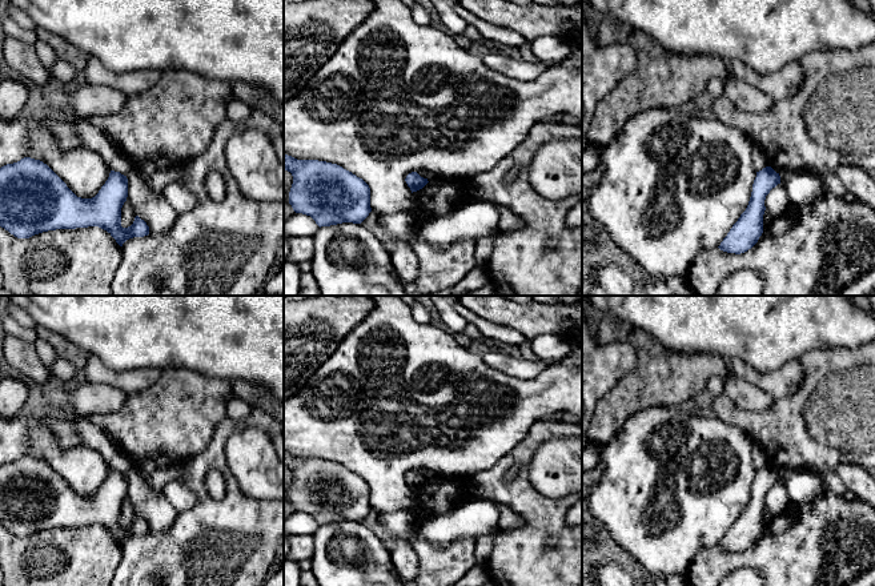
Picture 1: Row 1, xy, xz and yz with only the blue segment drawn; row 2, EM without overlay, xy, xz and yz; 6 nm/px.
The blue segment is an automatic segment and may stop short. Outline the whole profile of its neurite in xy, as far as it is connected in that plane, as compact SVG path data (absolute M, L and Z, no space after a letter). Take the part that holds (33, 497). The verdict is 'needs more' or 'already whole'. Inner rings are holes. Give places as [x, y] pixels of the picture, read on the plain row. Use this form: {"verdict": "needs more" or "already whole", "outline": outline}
{"verdict": "already whole", "outline": "M24 455L0 466L0 525L17 537L29 537L56 527L99 525L123 545L129 537L149 533L149 525L139 514L135 515L131 525L121 525L121 506L127 495L128 477L115 469L111 469L108 478L95 495L81 497L40 458Z"}

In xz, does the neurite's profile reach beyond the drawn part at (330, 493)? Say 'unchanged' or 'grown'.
unchanged

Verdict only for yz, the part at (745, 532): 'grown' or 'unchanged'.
unchanged

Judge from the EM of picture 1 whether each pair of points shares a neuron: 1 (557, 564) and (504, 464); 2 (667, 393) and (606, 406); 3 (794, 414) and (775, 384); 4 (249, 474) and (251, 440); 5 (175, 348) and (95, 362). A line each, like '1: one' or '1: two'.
1: one
2: one
3: two
4: one
5: two

